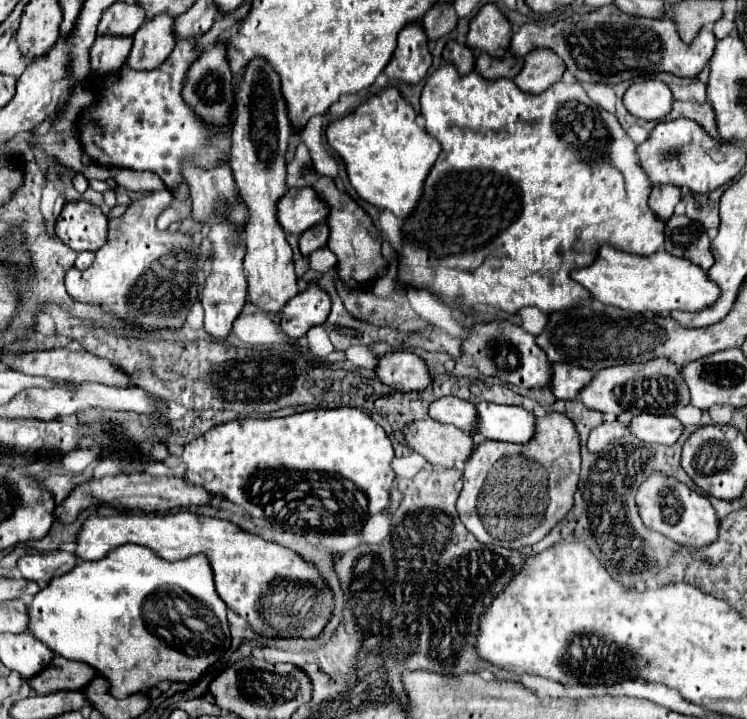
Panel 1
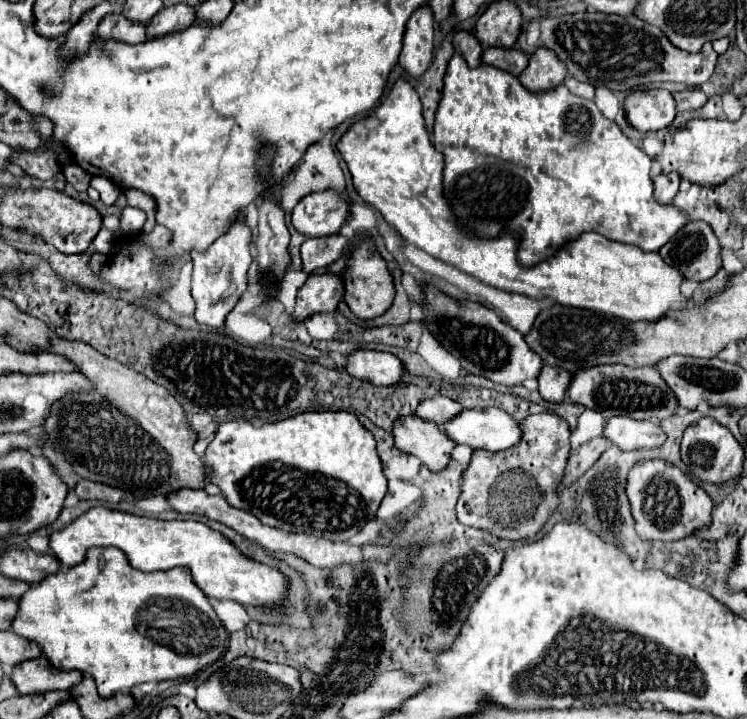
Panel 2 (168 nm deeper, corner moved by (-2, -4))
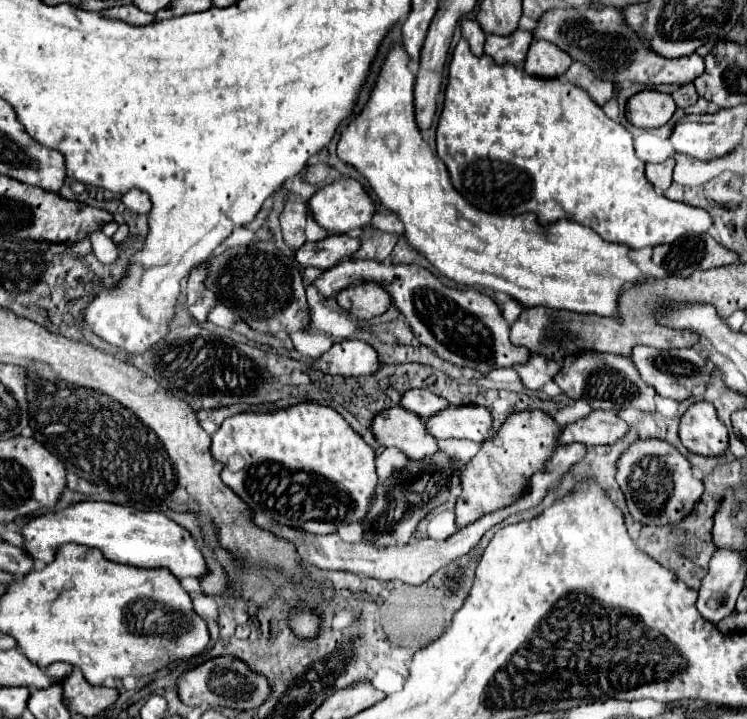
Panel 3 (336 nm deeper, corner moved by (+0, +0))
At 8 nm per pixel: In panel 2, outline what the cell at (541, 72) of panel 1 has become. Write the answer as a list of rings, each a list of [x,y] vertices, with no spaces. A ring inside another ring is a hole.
[[[539,48],[533,56],[529,56],[529,66],[521,72],[519,82],[529,92],[547,92],[563,84],[565,76],[565,64],[555,56],[555,52],[549,48]]]

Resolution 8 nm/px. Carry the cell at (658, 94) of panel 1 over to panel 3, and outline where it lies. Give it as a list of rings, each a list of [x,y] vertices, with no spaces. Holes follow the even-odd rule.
[[[643,90],[629,98],[627,116],[637,128],[661,128],[669,122],[675,112],[675,102],[671,94],[657,90]]]

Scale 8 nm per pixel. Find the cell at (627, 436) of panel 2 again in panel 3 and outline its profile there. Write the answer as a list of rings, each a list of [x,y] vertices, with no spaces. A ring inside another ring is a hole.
[[[593,410],[587,418],[581,418],[577,422],[571,422],[563,426],[559,434],[559,444],[585,444],[585,446],[595,446],[595,444],[613,444],[615,440],[623,438],[627,434],[627,424],[613,416],[607,410]]]

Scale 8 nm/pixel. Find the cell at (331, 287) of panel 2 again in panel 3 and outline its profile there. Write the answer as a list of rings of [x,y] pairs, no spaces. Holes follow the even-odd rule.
[[[345,260],[343,264],[325,270],[313,284],[325,298],[329,298],[359,282],[375,282],[385,288],[399,312],[407,318],[415,338],[451,364],[487,374],[493,368],[521,364],[529,358],[527,348],[513,346],[509,342],[509,324],[503,320],[499,306],[487,294],[475,288],[449,288],[421,266],[387,266],[373,260]]]

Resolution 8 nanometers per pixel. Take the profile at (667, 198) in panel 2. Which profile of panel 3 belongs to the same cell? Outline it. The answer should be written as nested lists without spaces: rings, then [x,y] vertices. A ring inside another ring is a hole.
[[[667,158],[661,164],[647,164],[645,166],[645,174],[647,174],[647,180],[655,186],[655,190],[663,192],[663,190],[667,190],[671,186],[673,168],[675,168],[675,160]]]

